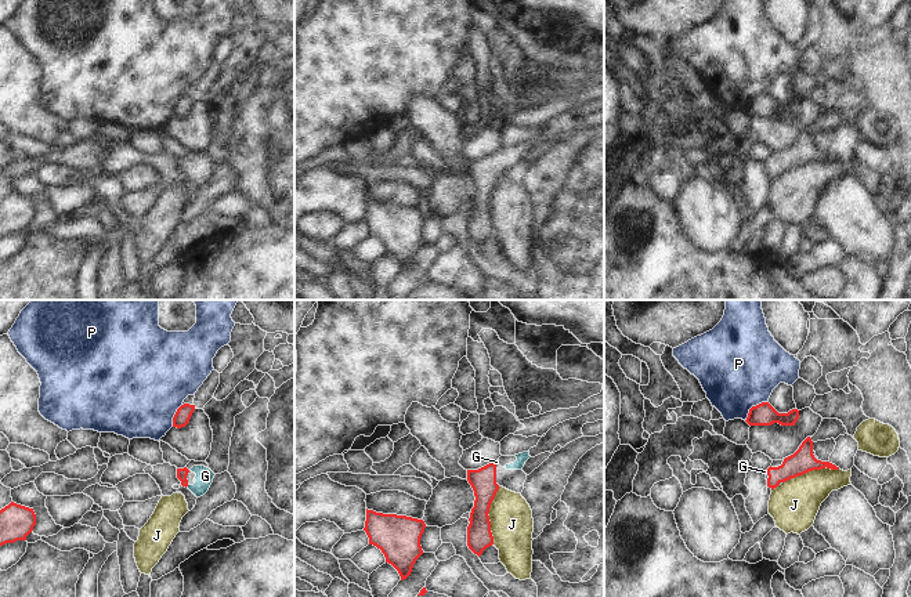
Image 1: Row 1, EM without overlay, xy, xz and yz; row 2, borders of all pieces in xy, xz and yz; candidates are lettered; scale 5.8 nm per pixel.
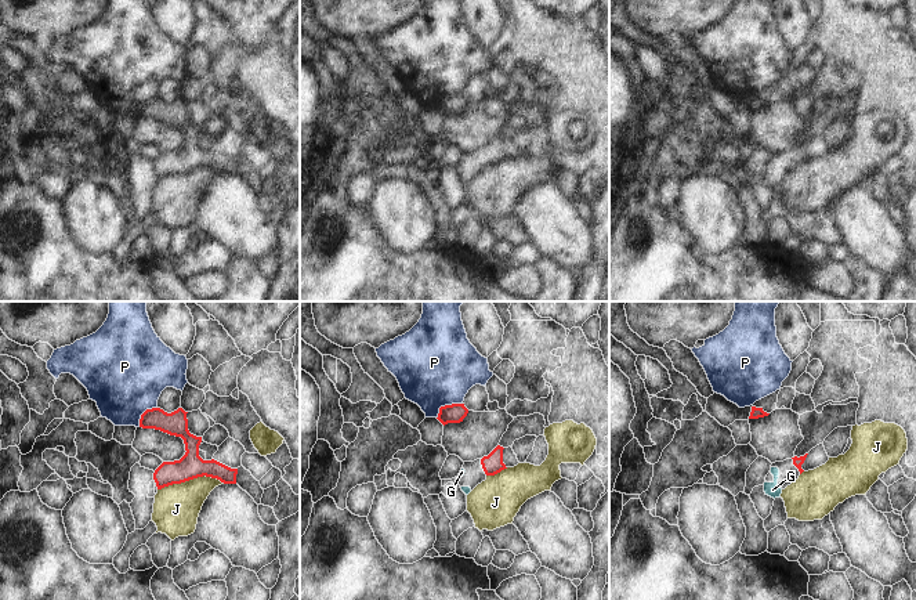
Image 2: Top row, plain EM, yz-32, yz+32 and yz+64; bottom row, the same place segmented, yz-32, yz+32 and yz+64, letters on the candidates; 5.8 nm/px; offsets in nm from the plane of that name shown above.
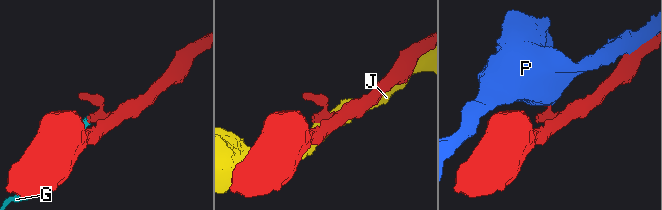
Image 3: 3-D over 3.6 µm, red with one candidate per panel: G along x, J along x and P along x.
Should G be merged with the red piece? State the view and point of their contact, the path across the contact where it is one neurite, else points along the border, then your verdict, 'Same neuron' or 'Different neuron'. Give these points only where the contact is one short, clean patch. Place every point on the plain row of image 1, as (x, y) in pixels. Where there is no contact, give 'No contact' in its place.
Touches red at xy (187, 176). Path across: xy (181, 163), (187, 176), (194, 177), (205, 166). Same neuron.

